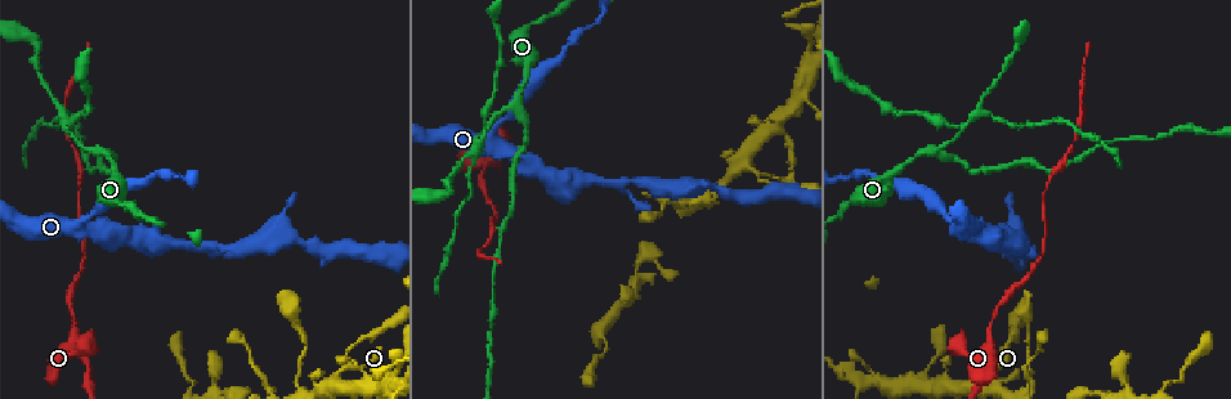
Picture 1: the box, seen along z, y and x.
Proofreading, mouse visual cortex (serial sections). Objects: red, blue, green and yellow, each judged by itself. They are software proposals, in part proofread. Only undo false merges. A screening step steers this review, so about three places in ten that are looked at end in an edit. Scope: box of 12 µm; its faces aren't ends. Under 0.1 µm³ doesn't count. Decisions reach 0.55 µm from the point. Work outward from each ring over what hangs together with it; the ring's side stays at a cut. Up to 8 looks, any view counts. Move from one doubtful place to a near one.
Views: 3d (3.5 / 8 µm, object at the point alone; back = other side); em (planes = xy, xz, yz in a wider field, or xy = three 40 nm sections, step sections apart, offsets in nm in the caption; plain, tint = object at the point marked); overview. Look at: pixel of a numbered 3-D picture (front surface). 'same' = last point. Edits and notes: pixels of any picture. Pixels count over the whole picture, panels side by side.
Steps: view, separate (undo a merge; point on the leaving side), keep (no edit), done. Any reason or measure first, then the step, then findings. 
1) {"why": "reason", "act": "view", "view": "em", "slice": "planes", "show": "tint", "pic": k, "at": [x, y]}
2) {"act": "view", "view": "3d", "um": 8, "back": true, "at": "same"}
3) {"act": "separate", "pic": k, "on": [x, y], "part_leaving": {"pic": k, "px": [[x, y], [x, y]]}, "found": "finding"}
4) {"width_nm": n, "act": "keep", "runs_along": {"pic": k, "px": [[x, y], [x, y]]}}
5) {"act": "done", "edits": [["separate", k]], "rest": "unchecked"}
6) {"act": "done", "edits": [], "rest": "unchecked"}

{"why": "thin neck", "act": "view", "view": "3d", "um": 3.5, "pic": 1, "at": [73, 326]}

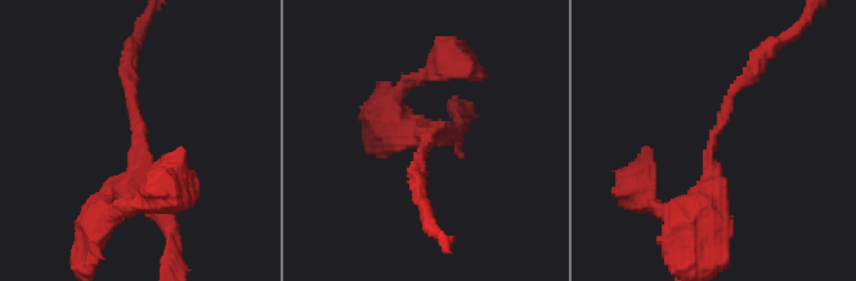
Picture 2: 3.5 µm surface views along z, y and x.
{"act": "view", "view": "em", "slice": "xy", "step": 3, "show": "tint", "pic": 2, "at": [715, 132]}

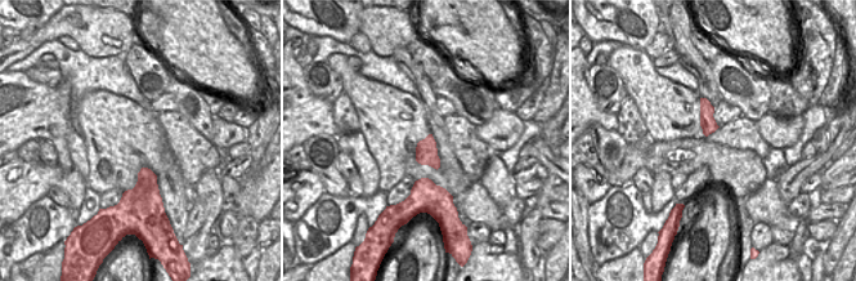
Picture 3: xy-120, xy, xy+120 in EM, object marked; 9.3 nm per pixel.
{"act": "keep", "runs_along": {"pic": 2, "px": [[698, 201], [727, 98], [754, 63]]}, "found": "one cell here"}

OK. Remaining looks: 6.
{"why": "a narrow waist", "act": "view", "view": "em", "slice": "planes", "show": "tint", "pic": 1, "at": [88, 164]}

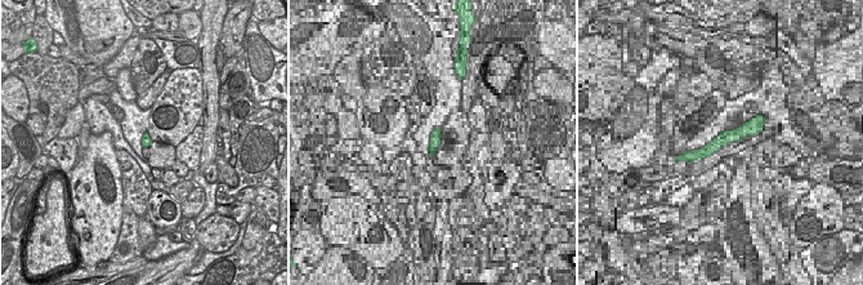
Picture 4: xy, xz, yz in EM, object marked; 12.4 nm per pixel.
{"act": "view", "view": "3d", "um": 3.5, "at": "same"}

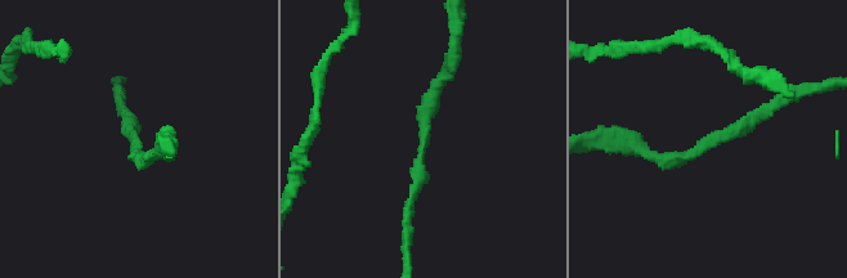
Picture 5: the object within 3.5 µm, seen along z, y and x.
{"width_nm": 130, "act": "keep", "runs_along": {"pic": 5, "px": [[649, 156], [689, 156], [788, 93]]}, "found": "all the same cell"}

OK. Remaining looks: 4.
{"act": "view", "view": "3d", "um": 3.5, "pic": 1, "at": [955, 136]}

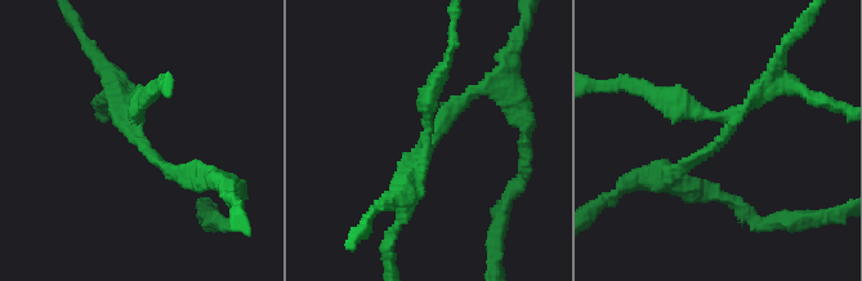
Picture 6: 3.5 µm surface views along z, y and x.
{"arms": 3, "arm_widths_nm": [200, 200, 200], "why": "shape alone is not enough", "act": "view", "view": "em", "slice": "xy", "step": 2, "show": "plain", "pic": 6, "at": [141, 141]}

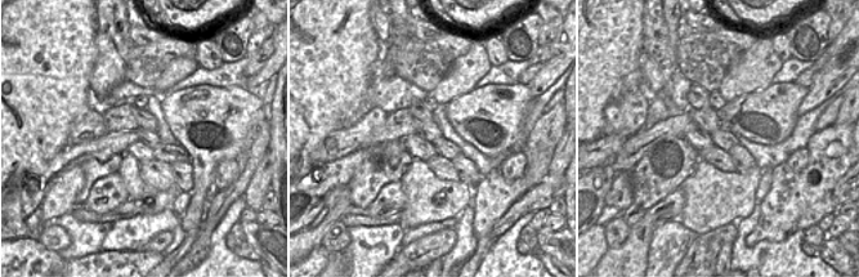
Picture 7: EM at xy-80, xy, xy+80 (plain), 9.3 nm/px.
{"why": "with the object marked", "act": "view", "view": "em", "slice": "xy", "step": 2, "show": "tint", "at": "same"}

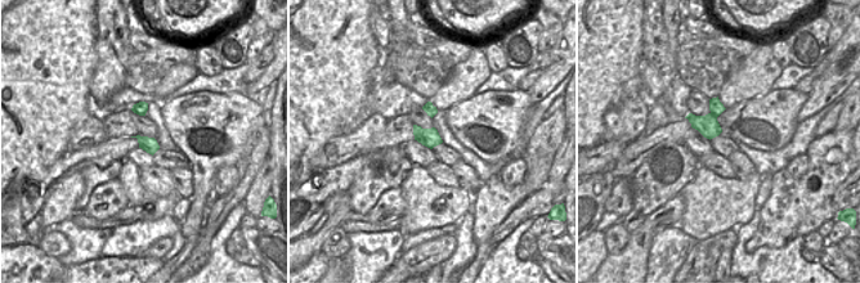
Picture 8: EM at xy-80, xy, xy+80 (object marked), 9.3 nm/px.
{"act": "separate", "pic": 6, "on": [384, 246], "border": {"pic": 8, "px": [[711, 112], [716, 117]]}, "found": "a second cell is stuck on"}

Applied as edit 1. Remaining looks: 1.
{"act": "done", "edits": [["separate", 6]], "rest": "unchecked"}

